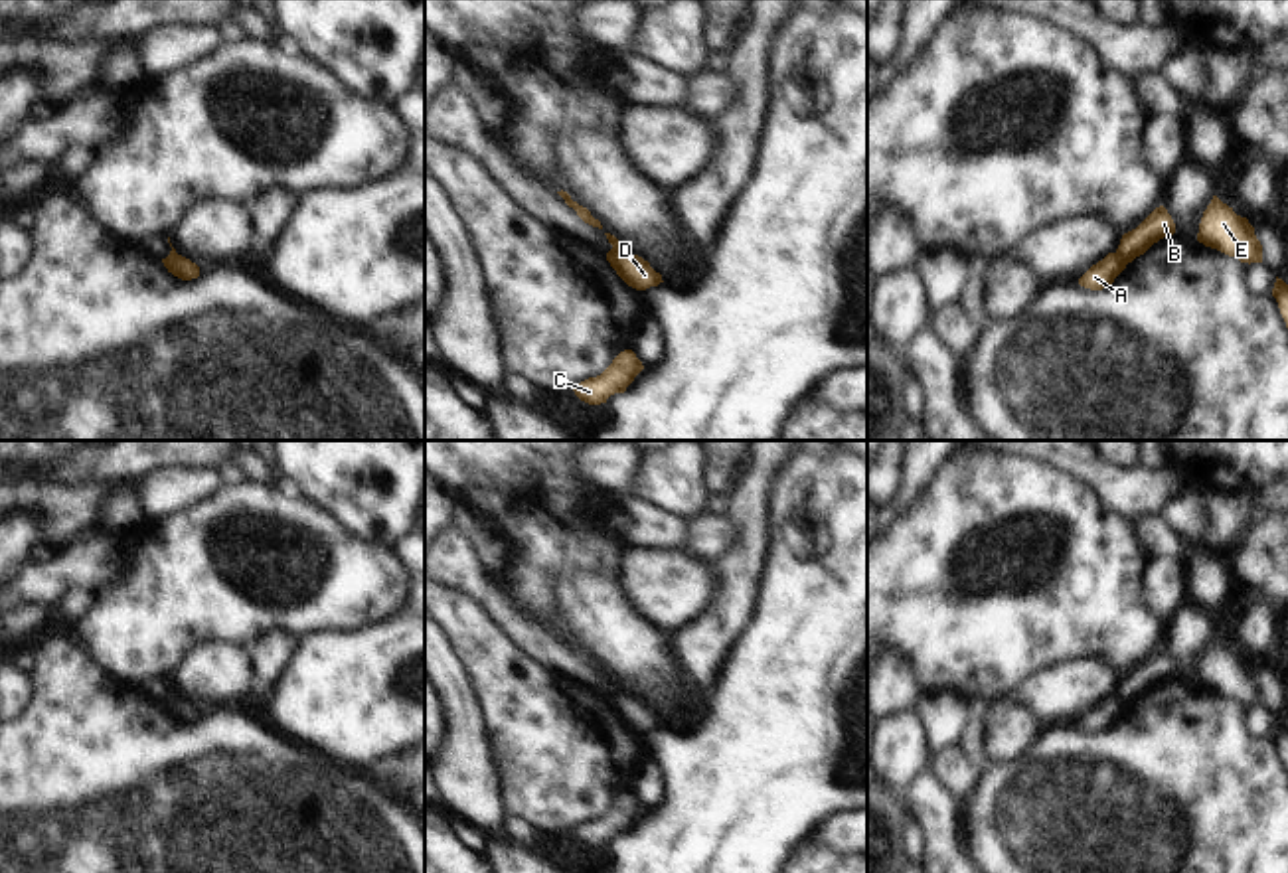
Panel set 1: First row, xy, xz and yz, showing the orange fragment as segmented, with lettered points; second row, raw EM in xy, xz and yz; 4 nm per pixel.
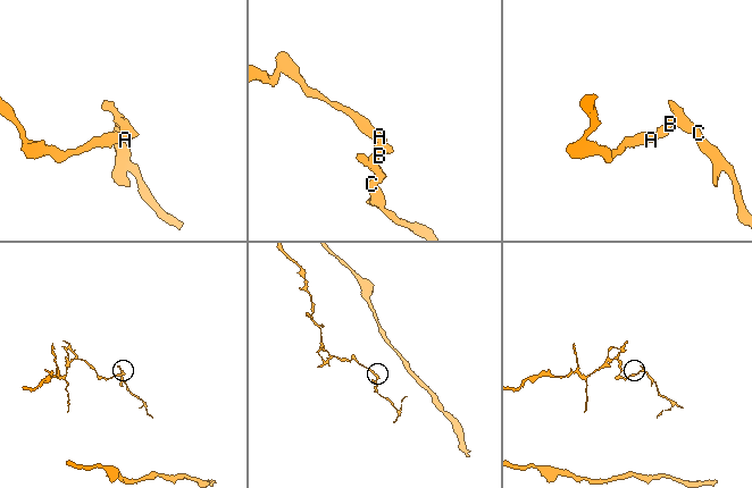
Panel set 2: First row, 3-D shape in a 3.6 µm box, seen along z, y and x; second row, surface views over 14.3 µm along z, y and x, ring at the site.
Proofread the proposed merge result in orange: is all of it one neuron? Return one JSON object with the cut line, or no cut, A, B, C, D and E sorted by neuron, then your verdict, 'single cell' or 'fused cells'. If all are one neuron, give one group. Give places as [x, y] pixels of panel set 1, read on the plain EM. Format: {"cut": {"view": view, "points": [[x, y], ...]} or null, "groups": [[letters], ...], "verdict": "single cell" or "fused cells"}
{"cut": {"view": "yz", "points": [[1115, 696], [1126, 706]]}, "groups": [["A"], ["B", "C", "D", "E"]], "verdict": "fused cells"}

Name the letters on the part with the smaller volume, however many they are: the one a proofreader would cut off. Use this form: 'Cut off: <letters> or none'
Cut off: B, C, D, E

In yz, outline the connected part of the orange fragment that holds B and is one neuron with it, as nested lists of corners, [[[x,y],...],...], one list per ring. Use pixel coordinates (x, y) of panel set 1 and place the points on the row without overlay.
[[[1164,648],[1156,650],[1136,672],[1122,677],[1116,697],[1122,705],[1132,705],[1160,681],[1173,677],[1175,666]]]

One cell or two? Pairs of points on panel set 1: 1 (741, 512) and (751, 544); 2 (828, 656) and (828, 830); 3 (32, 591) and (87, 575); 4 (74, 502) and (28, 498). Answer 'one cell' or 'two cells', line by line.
1: one cell
2: two cells
3: one cell
4: one cell

